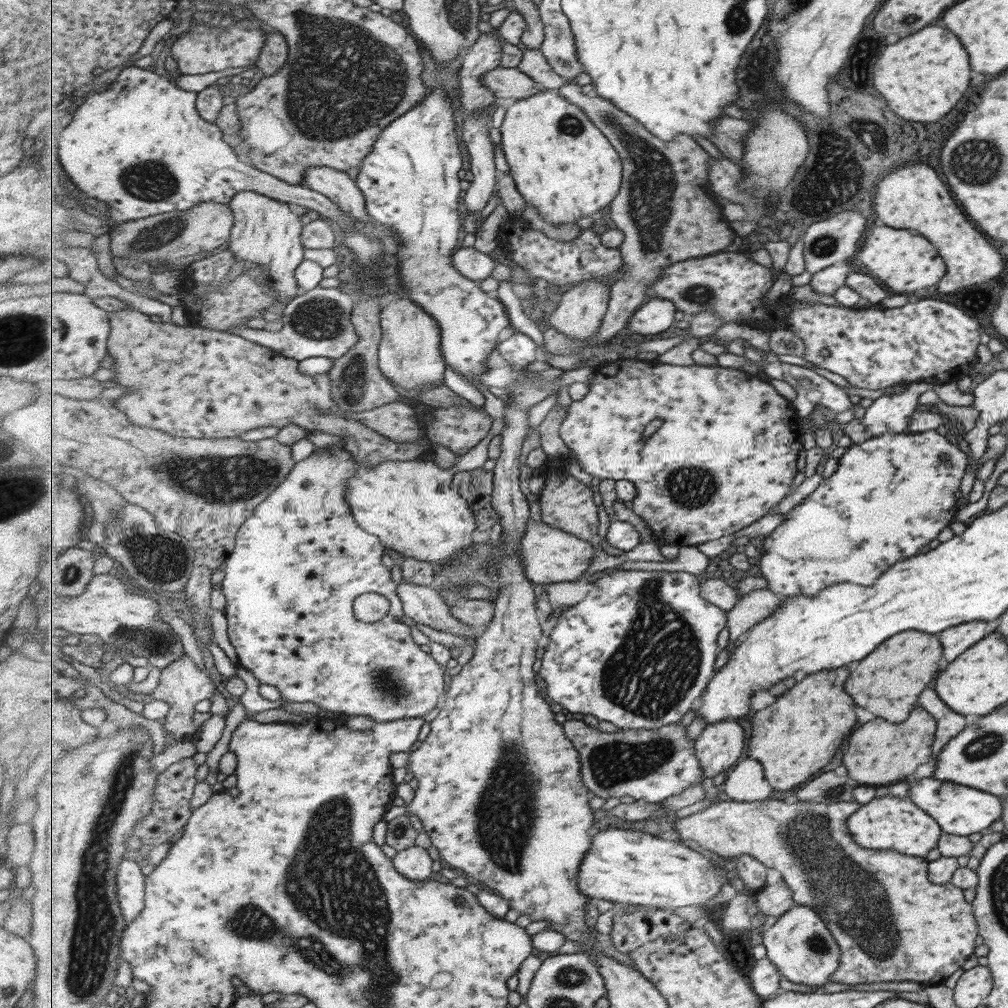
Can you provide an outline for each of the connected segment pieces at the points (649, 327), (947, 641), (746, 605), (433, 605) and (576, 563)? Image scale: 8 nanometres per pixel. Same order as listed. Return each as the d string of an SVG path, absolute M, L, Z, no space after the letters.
M651 299L637 308L627 328L640 335L659 334L675 324L677 305L672 300Z
M965 622L953 628L947 628L939 634L939 642L943 646L943 660L951 662L963 650L973 646L989 632L986 622Z
M771 589L753 590L746 594L740 601L727 612L727 629L731 642L725 648L731 657L736 649L735 641L740 640L756 624L769 618L784 602L783 598Z
M401 581L398 585L401 600L404 601L404 611L408 621L421 623L435 630L453 633L466 639L475 639L477 632L473 626L459 622L449 614L449 608L440 590L429 589L428 586Z
M530 519L528 530L521 536L520 547L521 560L525 566L525 572L535 584L546 586L560 582L579 580L591 566L591 560L595 558L594 540L586 541L573 533L565 532L559 528L553 528L547 523Z

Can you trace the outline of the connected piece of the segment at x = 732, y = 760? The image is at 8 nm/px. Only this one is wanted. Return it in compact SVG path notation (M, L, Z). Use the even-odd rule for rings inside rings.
M739 720L717 721L707 725L695 741L702 776L713 777L729 772L739 762L745 750L745 730Z

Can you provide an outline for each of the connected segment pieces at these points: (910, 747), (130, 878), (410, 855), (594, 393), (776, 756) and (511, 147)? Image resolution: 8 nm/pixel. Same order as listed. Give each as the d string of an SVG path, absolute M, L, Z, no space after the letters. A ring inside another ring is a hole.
M923 708L911 710L909 718L901 724L887 724L881 718L875 718L863 726L859 726L853 736L847 740L845 756L841 762L845 764L849 776L859 784L883 786L887 782L895 783L899 778L909 776L915 768L931 756L931 742L935 736L935 720Z
M130 856L122 860L117 874L118 899L123 909L125 921L131 924L139 913L145 910L147 876L141 870L142 863Z
M412 846L407 850L397 852L393 862L396 870L409 880L421 882L437 876L433 871L433 858L429 856L426 849L421 847Z
M616 359L597 368L595 378L589 384L587 395L582 400L575 401L569 407L567 418L561 426L560 436L585 473L601 481L612 478L616 481L630 480L635 483L638 496L635 501L629 503L635 514L645 521L656 540L664 541L668 545L684 547L695 546L739 532L739 530L755 524L763 516L769 515L771 510L775 509L780 502L783 502L783 498L791 493L791 484L797 476L797 458L799 458L799 452L804 450L803 431L801 418L799 418L793 402L781 396L768 381L763 381L756 375L744 372L741 369L723 367L721 364L714 366L679 366L659 360ZM655 418L661 418L663 420L662 425L649 438L643 440L645 428Z
M839 670L808 674L775 704L753 715L748 756L763 763L766 779L775 790L790 791L807 782L809 776L831 760L839 744L851 734L857 720L853 700L843 692L845 678L847 672Z
M544 90L531 98L507 104L501 125L501 148L518 192L551 225L575 225L577 220L612 206L624 183L624 162L608 136L580 106L569 102L557 90Z

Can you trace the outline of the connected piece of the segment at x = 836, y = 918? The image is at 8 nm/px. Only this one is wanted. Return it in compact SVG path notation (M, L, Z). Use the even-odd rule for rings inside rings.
M765 799L755 802L739 802L739 801L718 801L709 805L707 808L693 813L691 816L677 818L673 828L679 832L681 842L689 845L691 848L708 854L714 858L714 855L726 858L725 862L729 862L732 858L739 858L743 855L754 856L759 862L765 864L769 868L775 868L780 871L784 881L790 885L794 892L793 896L799 905L809 906L813 912L817 912L817 916L824 921L824 926L829 930L831 937L835 940L839 948L839 959L837 969L829 977L830 982L855 985L855 984L871 984L879 982L900 982L909 981L924 984L939 984L949 977L965 962L965 959L974 952L974 940L977 936L977 923L969 903L966 903L961 894L962 888L953 886L950 882L945 884L933 884L926 876L927 861L922 857L907 856L892 850L865 850L861 848L855 840L852 833L847 829L849 816L855 812L855 808L859 808L857 802L836 802L833 804L817 804L816 802L799 801L786 804L781 799Z

